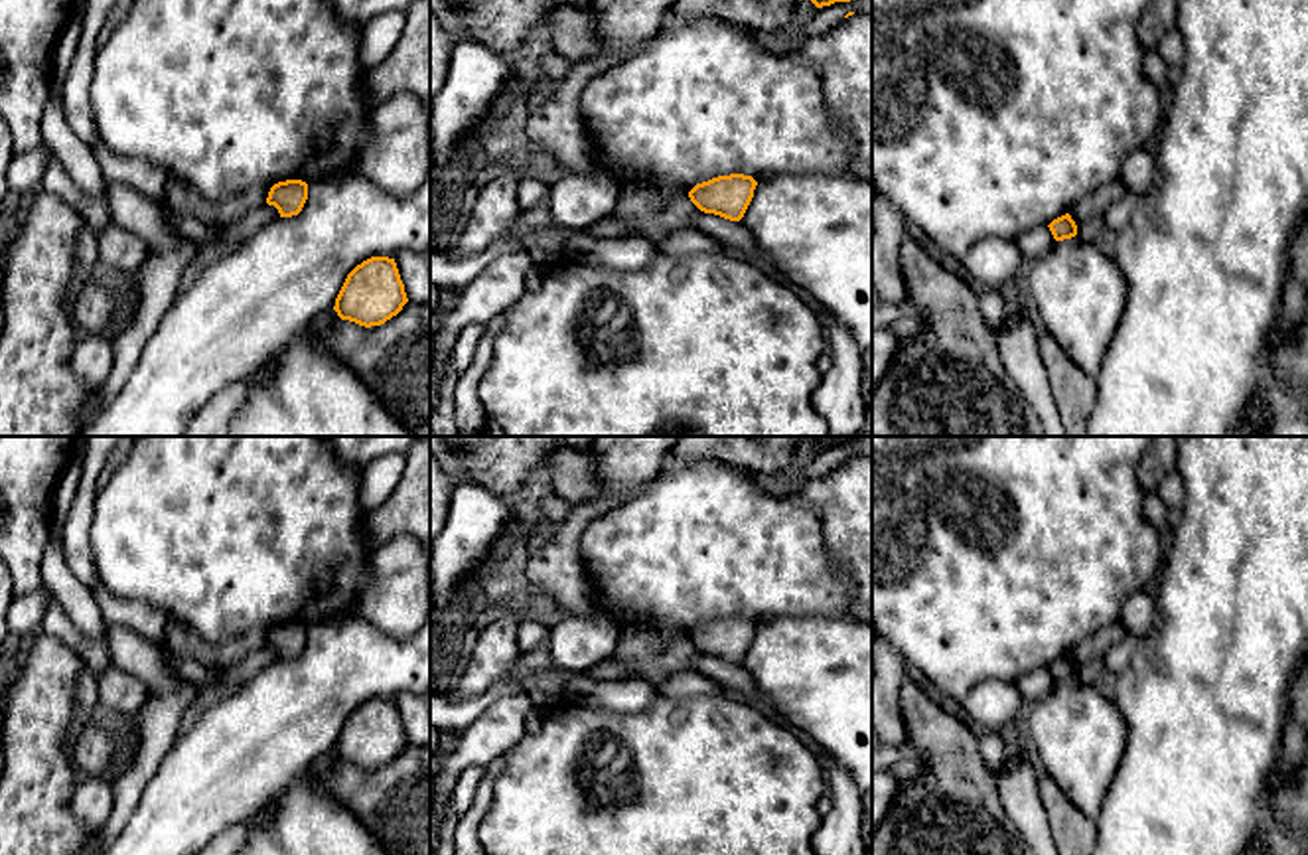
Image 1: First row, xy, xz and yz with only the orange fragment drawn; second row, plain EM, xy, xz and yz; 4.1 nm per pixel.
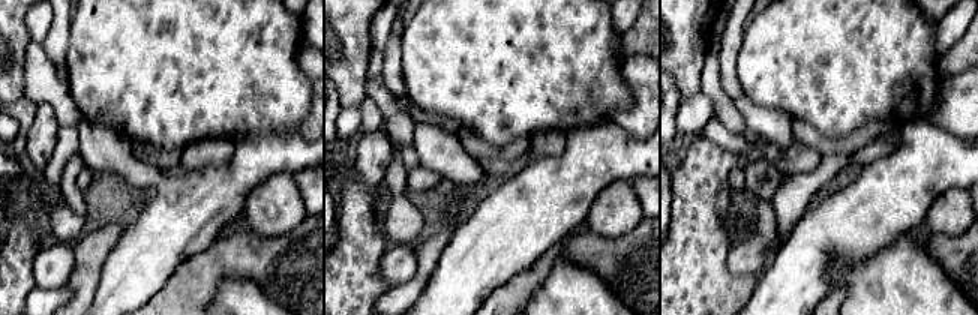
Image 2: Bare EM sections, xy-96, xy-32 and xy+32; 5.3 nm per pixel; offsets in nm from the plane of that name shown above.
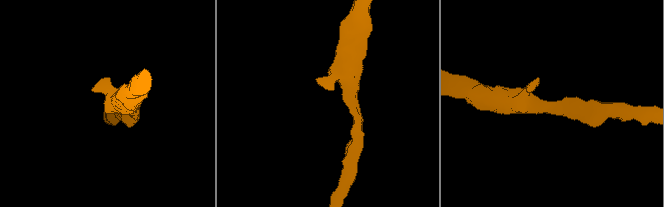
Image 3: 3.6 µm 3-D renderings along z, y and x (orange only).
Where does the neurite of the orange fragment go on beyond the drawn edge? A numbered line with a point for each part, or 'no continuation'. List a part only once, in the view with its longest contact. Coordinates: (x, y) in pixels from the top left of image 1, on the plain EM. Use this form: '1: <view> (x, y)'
no continuation

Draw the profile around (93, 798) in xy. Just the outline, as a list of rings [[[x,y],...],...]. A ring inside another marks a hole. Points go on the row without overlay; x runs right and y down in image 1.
[[[120,768],[103,776],[81,776],[73,798],[71,814],[85,825],[97,827],[107,821],[114,808],[114,782]]]

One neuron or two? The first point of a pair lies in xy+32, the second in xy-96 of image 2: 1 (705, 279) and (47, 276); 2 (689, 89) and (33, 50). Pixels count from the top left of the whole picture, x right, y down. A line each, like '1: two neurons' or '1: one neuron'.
1: two neurons
2: two neurons

